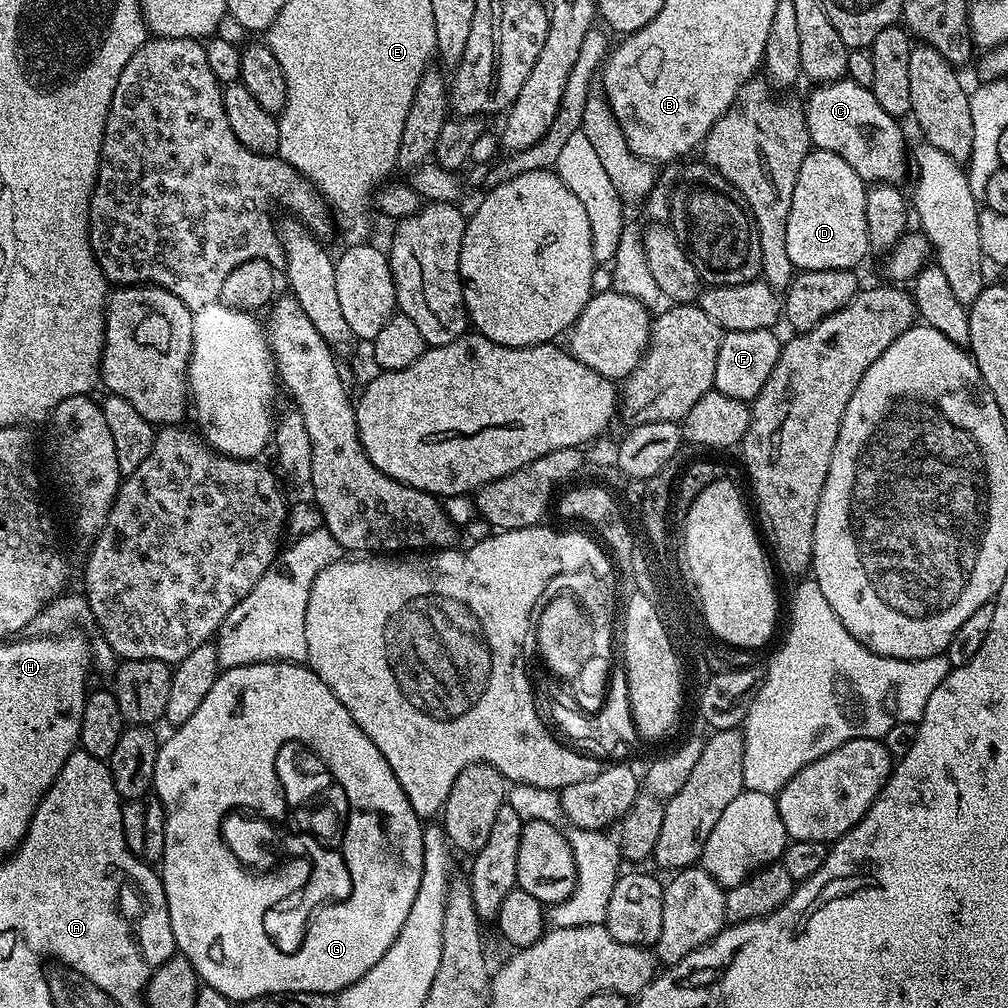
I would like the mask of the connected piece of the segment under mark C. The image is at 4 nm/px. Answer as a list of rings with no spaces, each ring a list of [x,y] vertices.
[[[847,78],[812,89],[804,109],[813,147],[844,158],[862,180],[872,176],[872,184],[880,183],[880,176],[888,176],[888,148],[892,148],[892,123],[897,117],[882,109],[871,89]]]

